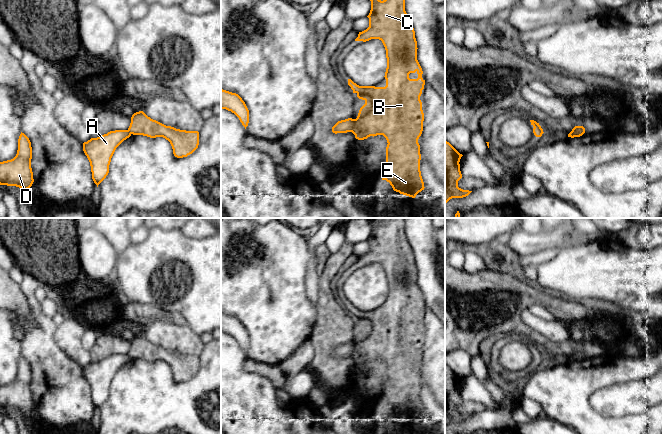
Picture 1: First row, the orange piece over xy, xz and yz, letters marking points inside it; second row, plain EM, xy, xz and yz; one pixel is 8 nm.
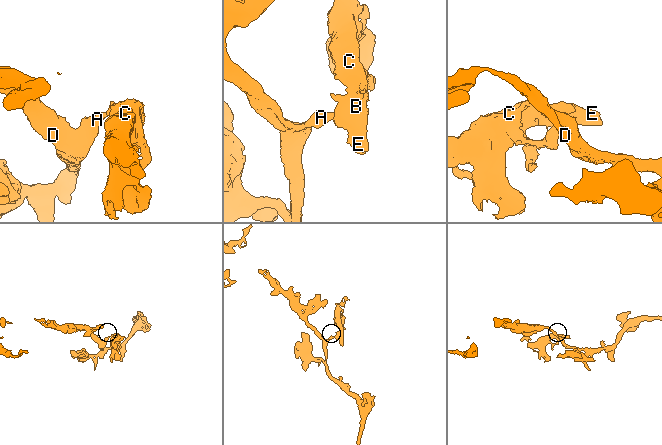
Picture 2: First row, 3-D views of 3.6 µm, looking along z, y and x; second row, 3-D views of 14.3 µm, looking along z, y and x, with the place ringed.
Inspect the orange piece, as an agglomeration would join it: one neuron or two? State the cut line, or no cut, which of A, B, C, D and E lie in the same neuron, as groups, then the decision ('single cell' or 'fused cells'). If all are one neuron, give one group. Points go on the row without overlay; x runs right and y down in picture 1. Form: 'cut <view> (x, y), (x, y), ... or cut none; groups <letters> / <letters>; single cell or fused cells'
cut xz (355, 343), (351, 355); groups A D / B C E; fused cells

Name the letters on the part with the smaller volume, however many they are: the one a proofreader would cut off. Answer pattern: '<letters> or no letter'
B, C, E

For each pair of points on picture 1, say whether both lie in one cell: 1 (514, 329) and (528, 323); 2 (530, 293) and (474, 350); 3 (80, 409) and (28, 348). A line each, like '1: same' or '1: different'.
1: different
2: same
3: same

